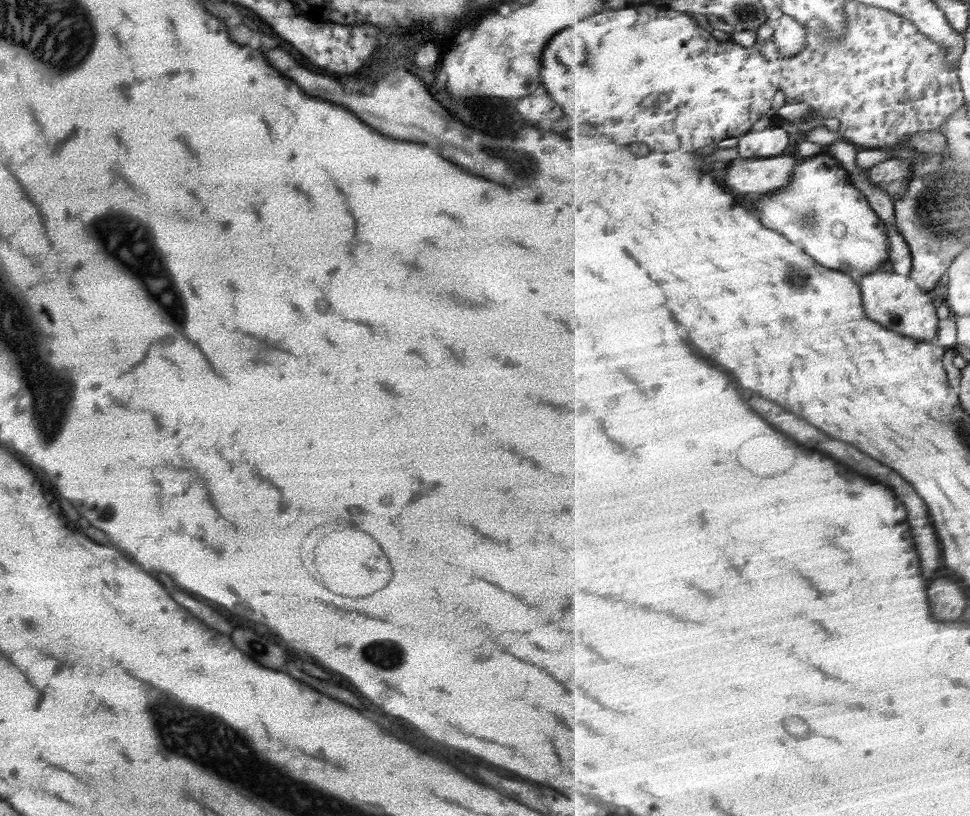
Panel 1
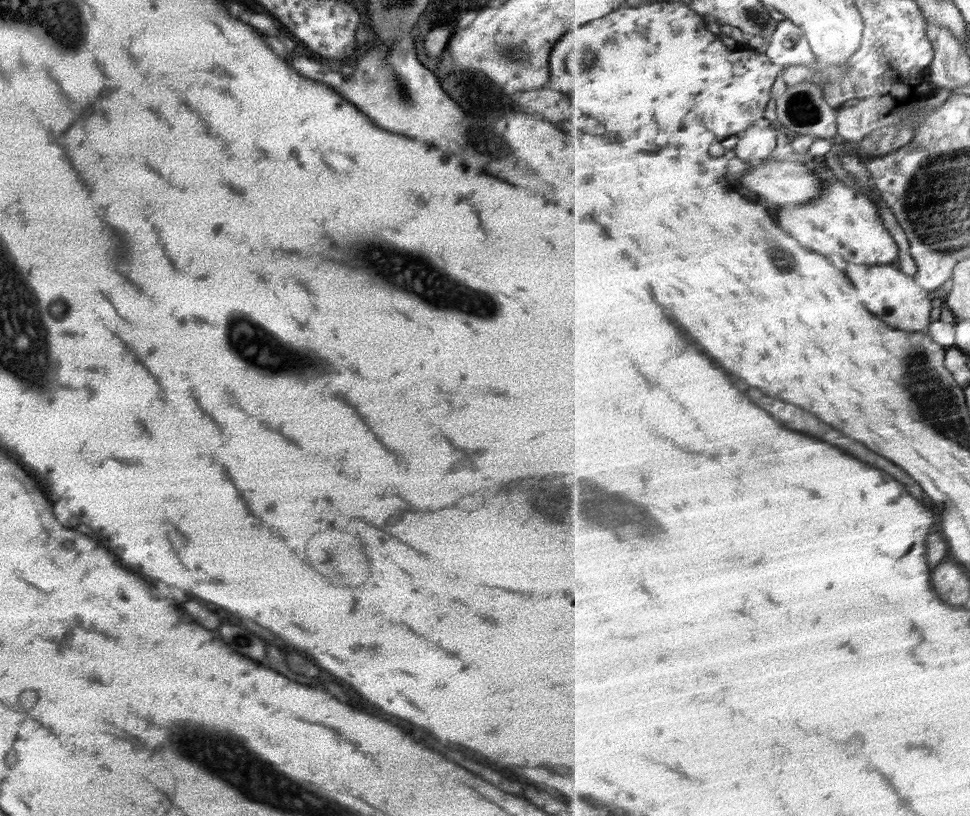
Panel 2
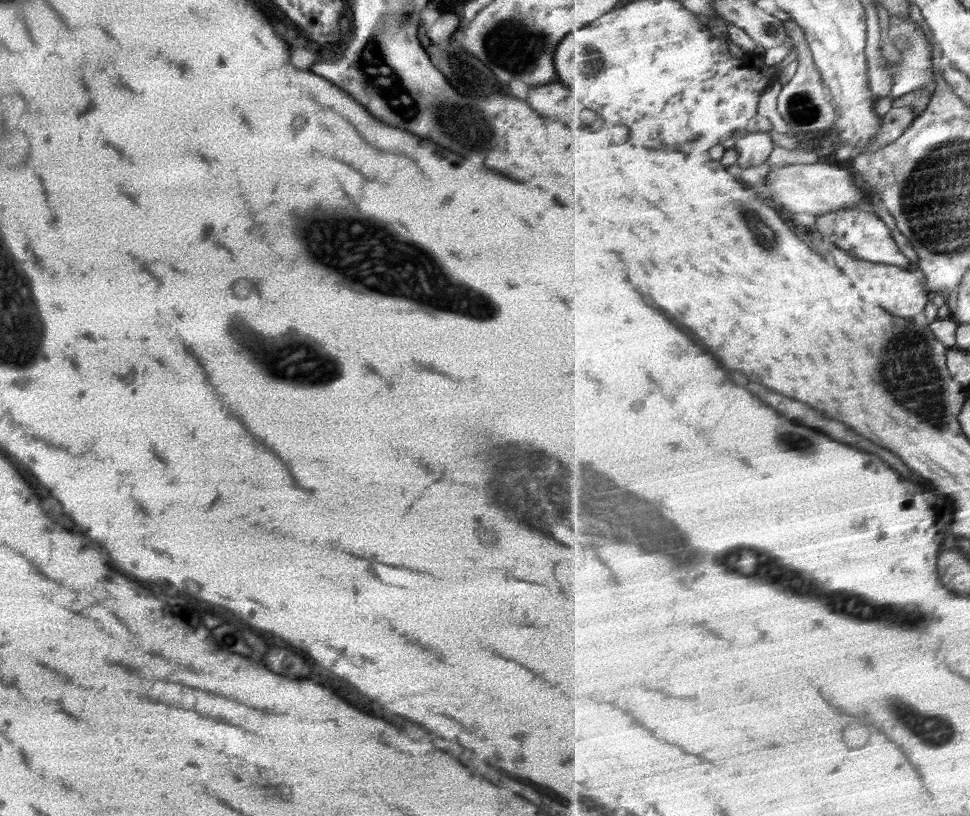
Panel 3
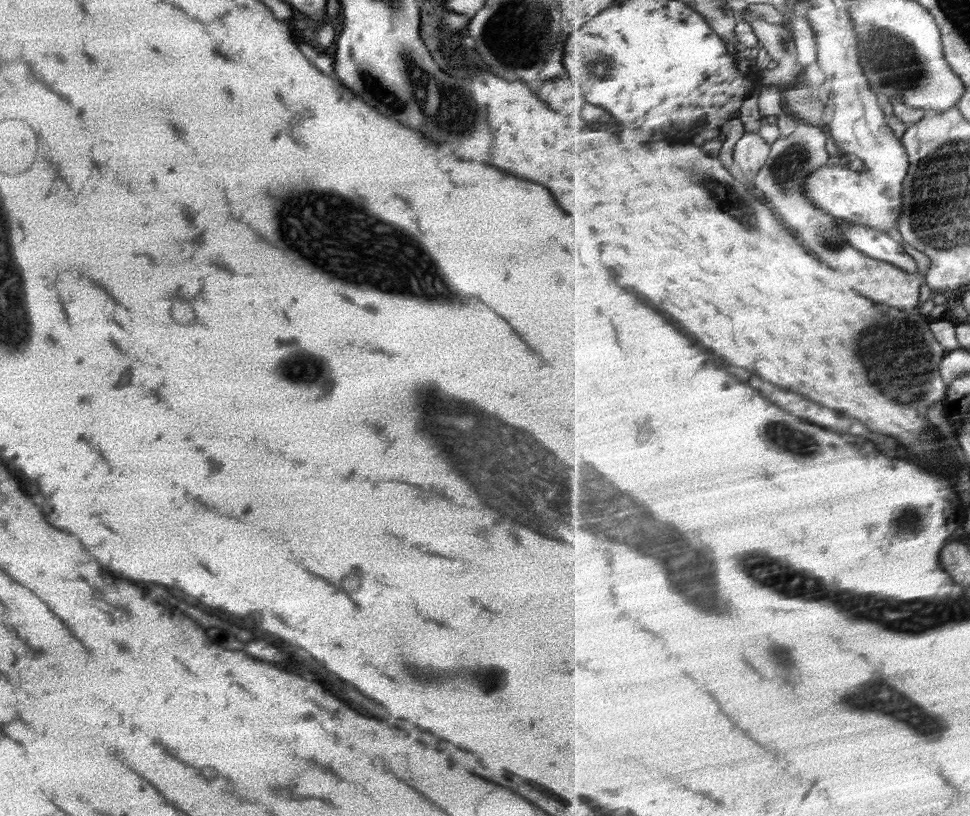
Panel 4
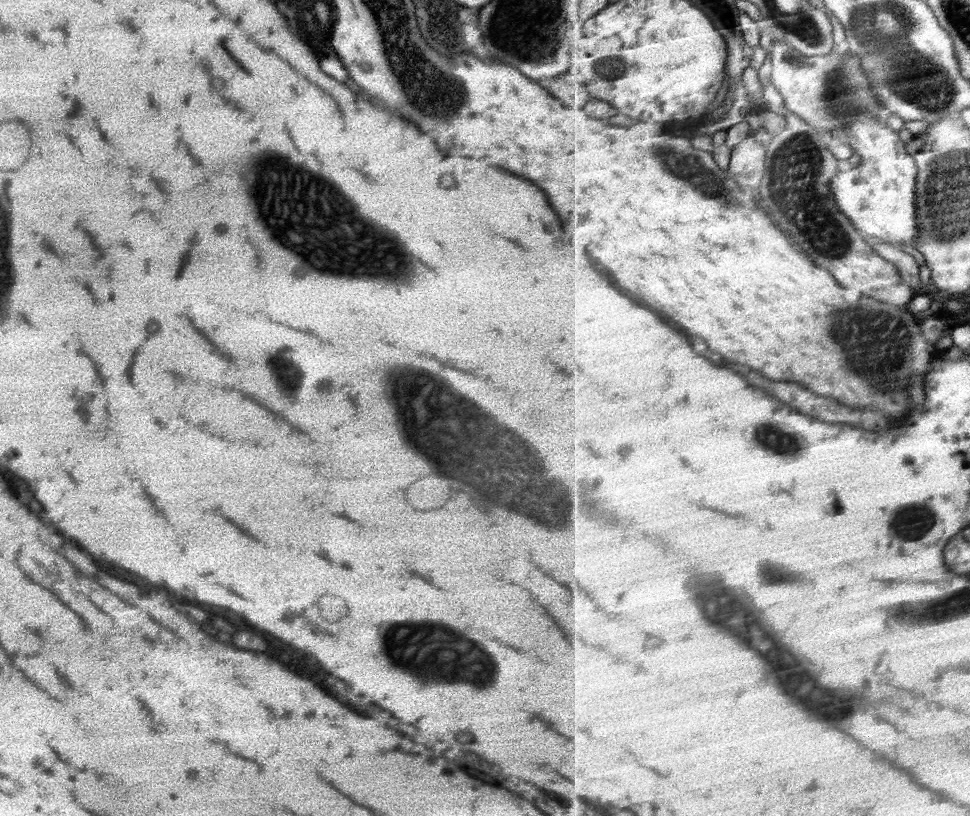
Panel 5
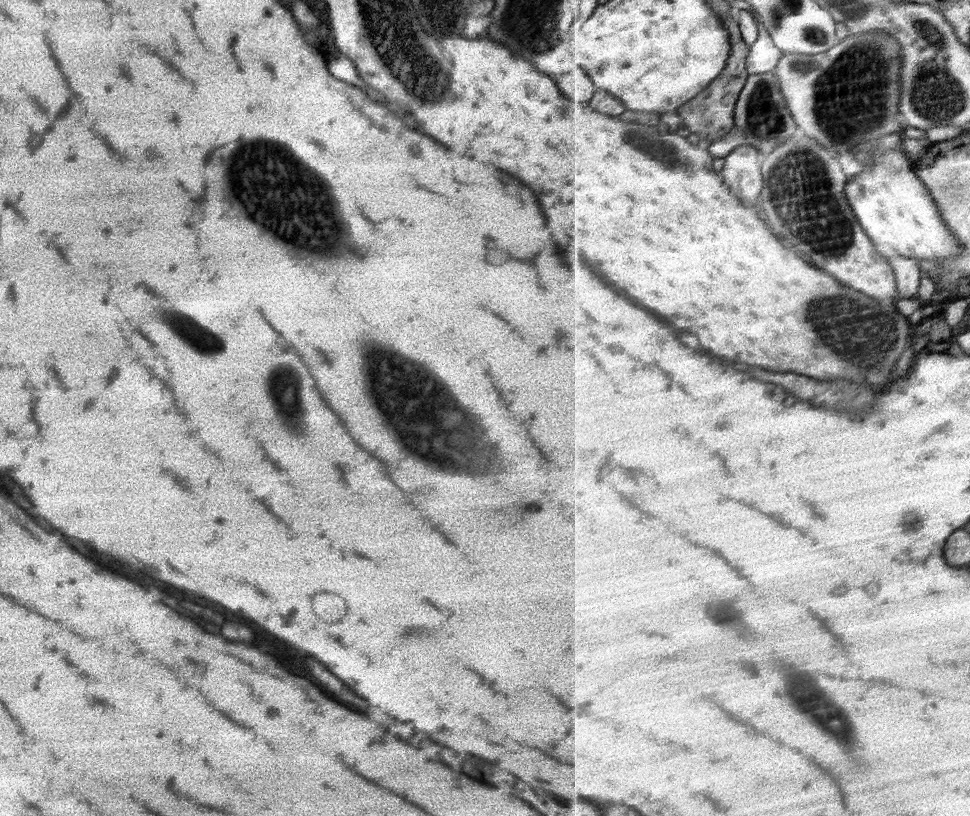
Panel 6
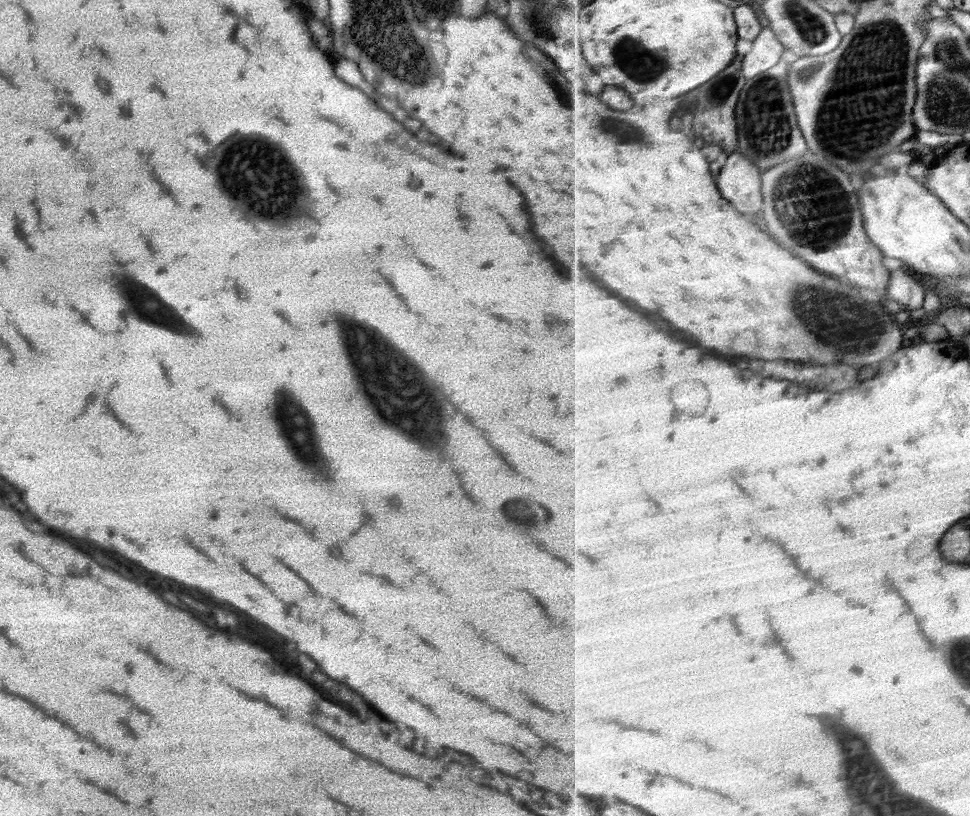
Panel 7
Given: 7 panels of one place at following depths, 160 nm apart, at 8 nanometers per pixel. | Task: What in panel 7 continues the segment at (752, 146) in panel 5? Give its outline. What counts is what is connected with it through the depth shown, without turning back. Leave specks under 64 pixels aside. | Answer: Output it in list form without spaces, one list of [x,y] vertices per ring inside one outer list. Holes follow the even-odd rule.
[[[734,151],[728,156],[722,172],[718,175],[720,190],[734,206],[740,206],[746,214],[764,210],[765,197],[762,194],[762,170],[754,162]]]

